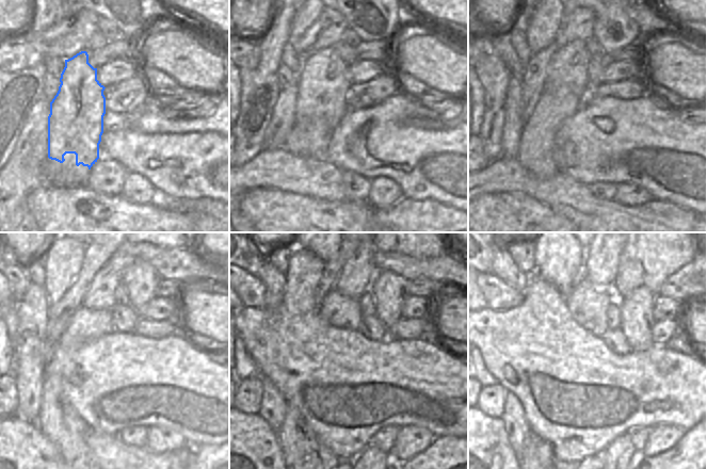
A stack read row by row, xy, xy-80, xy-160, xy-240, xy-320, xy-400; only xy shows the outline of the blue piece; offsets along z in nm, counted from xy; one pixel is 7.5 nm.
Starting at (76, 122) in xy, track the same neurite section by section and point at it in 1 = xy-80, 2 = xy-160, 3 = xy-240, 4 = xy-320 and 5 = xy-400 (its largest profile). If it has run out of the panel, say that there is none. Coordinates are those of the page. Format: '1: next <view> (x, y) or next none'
1: next xy-80 (323, 82)
2: next xy-160 (568, 66)
3: next xy-240 (100, 293)
4: next xy-320 (358, 272)
5: next xy-400 (601, 259)

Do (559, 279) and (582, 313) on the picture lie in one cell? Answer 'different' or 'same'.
different

